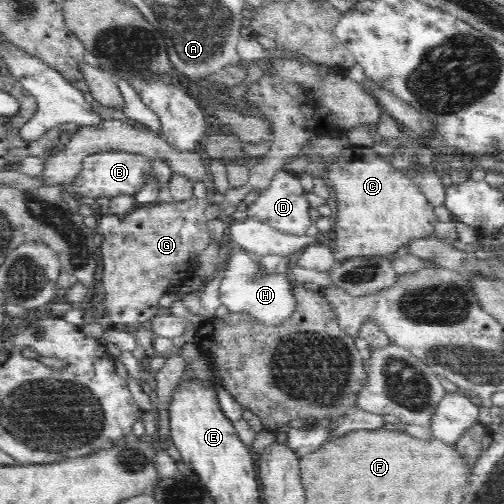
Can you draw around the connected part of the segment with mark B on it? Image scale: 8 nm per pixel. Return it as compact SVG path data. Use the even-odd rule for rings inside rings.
M98 151L83 158L81 172L70 182L79 196L98 198L100 196L114 197L119 194L134 195L141 191L141 186L152 176L155 176L154 159L141 154L126 151Z

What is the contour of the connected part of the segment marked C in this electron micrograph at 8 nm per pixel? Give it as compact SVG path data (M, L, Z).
M351 145L340 152L336 162L327 164L328 180L336 195L337 209L335 212L335 230L330 242L335 253L335 260L376 255L394 257L394 252L402 248L402 244L410 244L419 238L430 237L435 232L438 217L422 191L411 179L411 173L393 169L389 165L389 157L375 153L371 147Z

